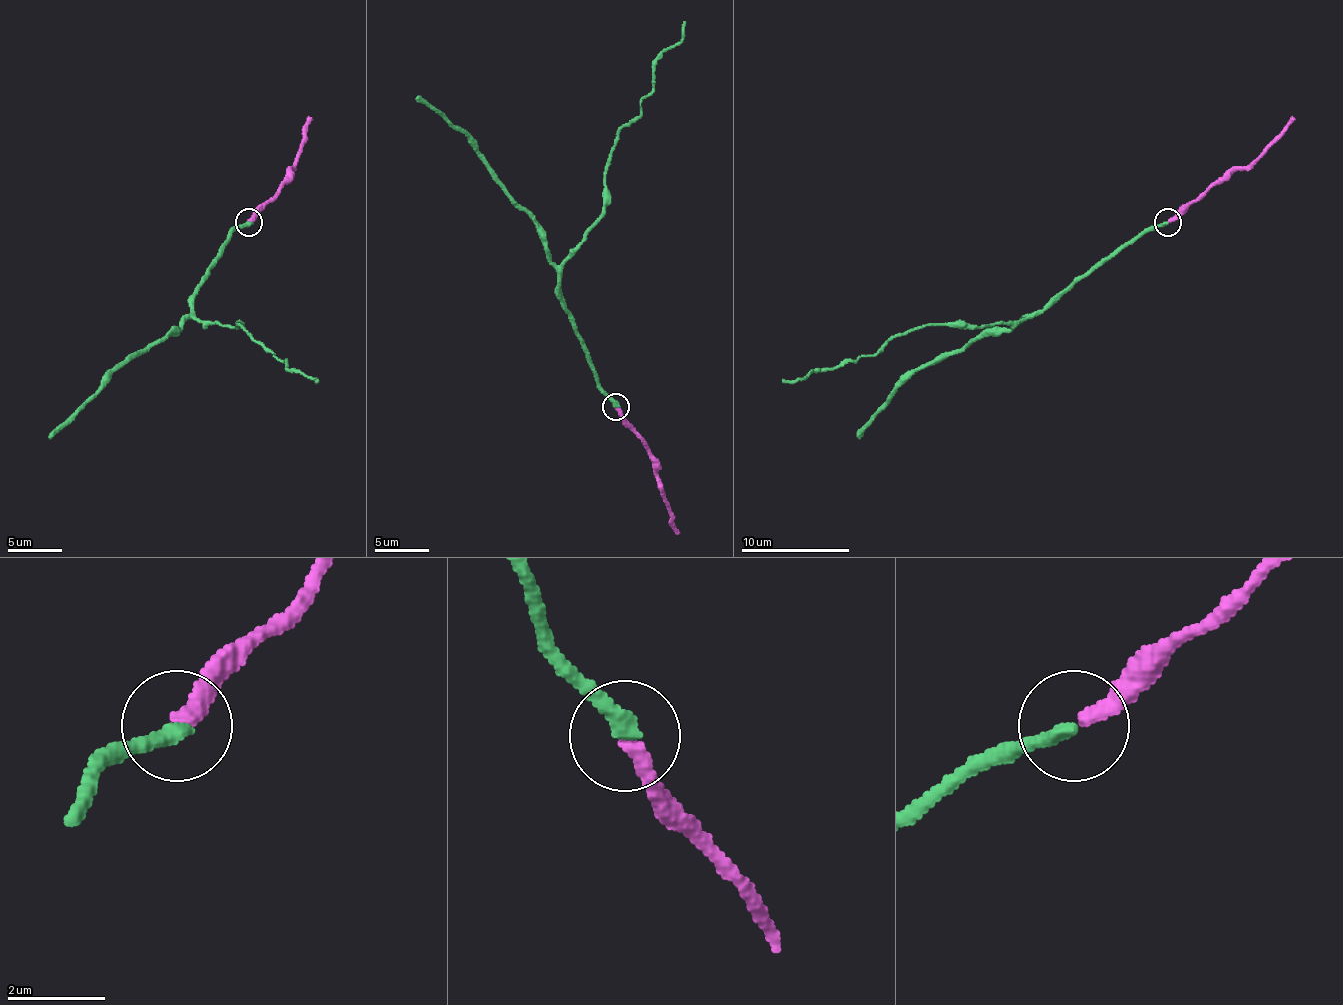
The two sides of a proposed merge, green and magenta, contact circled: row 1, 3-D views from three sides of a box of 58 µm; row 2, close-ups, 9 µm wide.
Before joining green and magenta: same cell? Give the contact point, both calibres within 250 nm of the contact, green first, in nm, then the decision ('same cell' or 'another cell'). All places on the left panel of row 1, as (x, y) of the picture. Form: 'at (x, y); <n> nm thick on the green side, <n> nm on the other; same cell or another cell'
at (249, 222); 360 nm thick on the green side, 320 nm on the other; same cell

